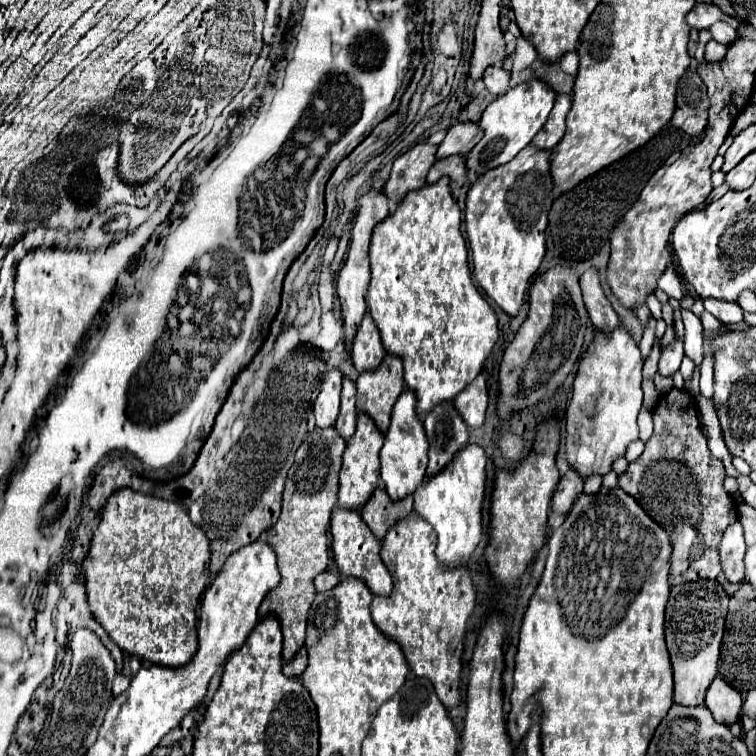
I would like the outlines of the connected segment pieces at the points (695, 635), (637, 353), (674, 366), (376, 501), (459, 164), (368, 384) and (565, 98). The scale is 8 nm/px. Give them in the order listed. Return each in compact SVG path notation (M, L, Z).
M695 580L671 588L671 598L665 616L665 636L673 662L673 678L675 678L673 700L683 706L703 704L705 690L717 676L727 604L729 596L725 594L723 586L717 580Z
M619 324L611 334L595 334L583 354L565 416L567 460L581 476L605 474L613 460L623 456L627 446L639 438L637 416L643 408L643 362L639 344L625 324Z
M675 338L669 346L663 348L661 352L661 360L659 360L659 374L663 376L669 376L669 374L675 374L681 366L681 360L683 360L683 342L679 338Z
M377 488L371 498L367 500L367 504L361 510L361 516L365 520L365 524L371 528L371 532L383 540L383 536L387 534L387 530L401 518L405 518L407 514L413 512L413 498L407 496L399 502L391 502L391 498L387 498L383 488Z
M449 156L445 160L437 160L427 174L427 184L433 184L441 176L449 176L451 178L451 188L459 190L465 184L465 178L467 178L465 158L463 156Z
M387 354L383 362L357 378L357 410L369 414L381 432L387 432L395 400L405 388L403 360Z
M559 94L555 100L555 106L549 114L547 126L543 126L543 130L539 130L539 134L535 136L535 146L541 150L553 150L559 140L565 134L565 116L571 108L571 96L569 94Z

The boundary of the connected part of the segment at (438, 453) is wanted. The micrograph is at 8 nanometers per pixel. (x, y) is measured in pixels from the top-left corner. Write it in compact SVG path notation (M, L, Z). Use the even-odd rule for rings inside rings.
M451 400L441 402L423 418L423 426L429 440L429 466L427 476L441 472L457 450L461 450L469 442L469 428L455 414L455 404Z

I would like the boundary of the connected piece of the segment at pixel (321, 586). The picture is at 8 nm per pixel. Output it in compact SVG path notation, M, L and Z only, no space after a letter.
M321 572L321 574L315 578L315 588L317 588L317 592L325 592L325 590L331 590L337 582L339 582L339 576L337 576L337 574Z

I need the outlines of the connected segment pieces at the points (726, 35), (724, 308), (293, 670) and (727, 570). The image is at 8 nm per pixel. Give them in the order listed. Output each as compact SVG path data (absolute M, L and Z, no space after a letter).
M725 21L715 23L709 30L715 41L726 46L732 44L738 37L735 29Z
M705 298L703 304L707 312L711 312L715 318L719 318L725 324L743 322L743 308L737 302L719 302L715 298Z
M301 648L291 662L283 664L283 672L287 676L301 676L305 668L307 668L307 648Z
M739 522L731 524L721 540L719 556L723 564L723 574L729 582L743 582L745 566L743 566L743 554L745 554L745 538L743 538L743 526Z

